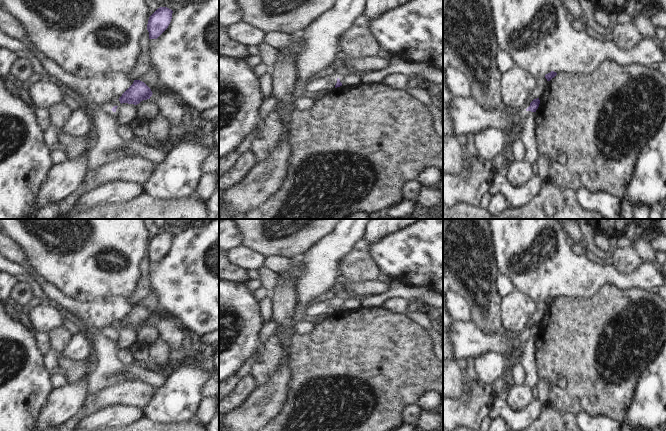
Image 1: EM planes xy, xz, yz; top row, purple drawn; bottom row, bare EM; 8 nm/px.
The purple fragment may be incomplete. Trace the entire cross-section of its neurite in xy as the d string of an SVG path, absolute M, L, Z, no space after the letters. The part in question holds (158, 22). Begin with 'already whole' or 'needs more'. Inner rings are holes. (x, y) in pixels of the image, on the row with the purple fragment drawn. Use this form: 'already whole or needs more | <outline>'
already whole | M160 7L149 17L147 24L149 39L157 39L168 28L172 13L171 9Z

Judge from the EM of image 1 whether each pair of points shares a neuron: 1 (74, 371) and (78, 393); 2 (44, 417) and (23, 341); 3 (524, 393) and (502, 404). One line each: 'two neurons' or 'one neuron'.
1: two neurons
2: two neurons
3: two neurons

